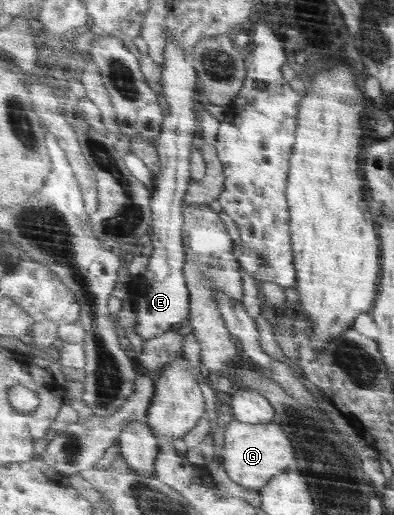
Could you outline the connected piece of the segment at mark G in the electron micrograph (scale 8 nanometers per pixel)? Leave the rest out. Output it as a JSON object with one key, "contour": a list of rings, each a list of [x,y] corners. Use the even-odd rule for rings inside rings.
{"contour":[[[235,420],[226,429],[226,450],[224,467],[233,482],[243,488],[262,490],[271,479],[287,473],[297,462],[293,440],[287,435],[285,427],[274,421],[270,424],[253,424]]]}

